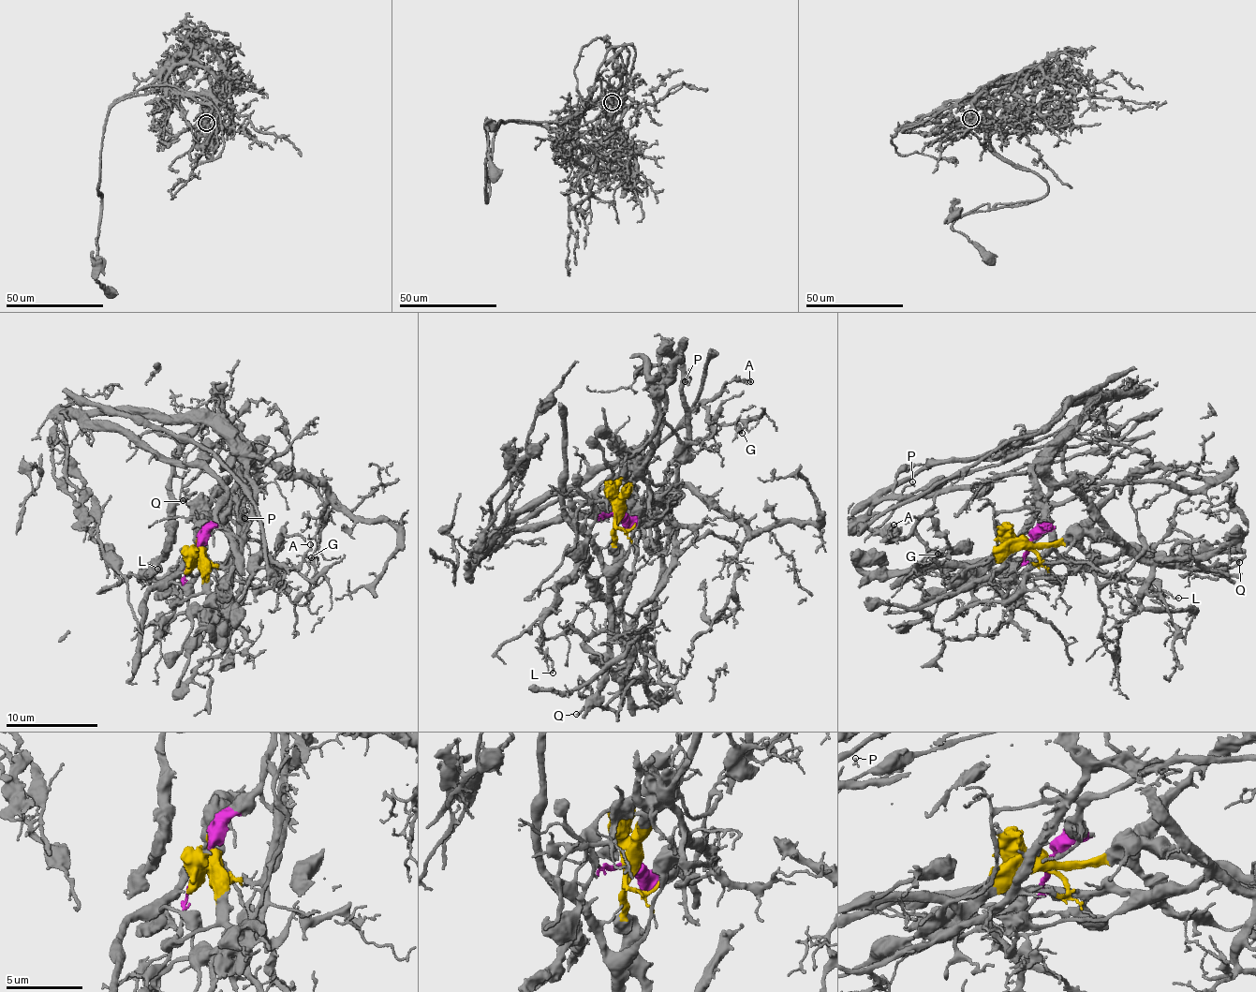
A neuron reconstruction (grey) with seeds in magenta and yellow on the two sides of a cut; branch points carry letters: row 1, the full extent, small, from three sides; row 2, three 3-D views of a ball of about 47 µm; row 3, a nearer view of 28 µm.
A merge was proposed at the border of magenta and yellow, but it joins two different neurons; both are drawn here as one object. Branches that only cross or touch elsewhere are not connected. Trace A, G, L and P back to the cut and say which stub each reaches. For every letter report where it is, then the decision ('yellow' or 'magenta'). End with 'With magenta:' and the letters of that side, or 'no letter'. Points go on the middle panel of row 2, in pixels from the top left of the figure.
A: at (750, 381); yellow
G: at (742, 433); yellow
L: at (553, 673); magenta
P: at (685, 381); yellow
With magenta: L

